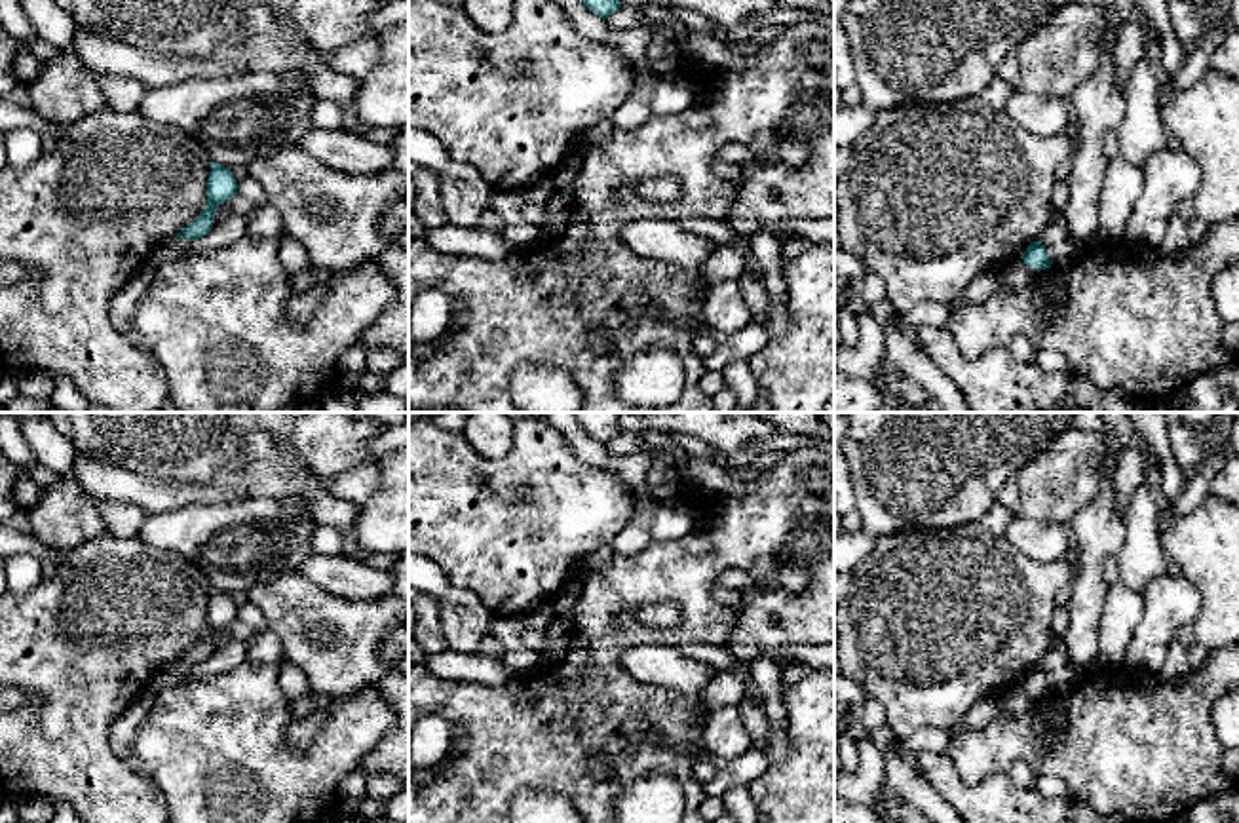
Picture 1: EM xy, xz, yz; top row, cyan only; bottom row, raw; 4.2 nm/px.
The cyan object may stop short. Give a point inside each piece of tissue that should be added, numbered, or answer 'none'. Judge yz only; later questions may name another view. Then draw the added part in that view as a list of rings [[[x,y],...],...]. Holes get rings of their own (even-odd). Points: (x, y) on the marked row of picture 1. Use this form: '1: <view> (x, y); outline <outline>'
none

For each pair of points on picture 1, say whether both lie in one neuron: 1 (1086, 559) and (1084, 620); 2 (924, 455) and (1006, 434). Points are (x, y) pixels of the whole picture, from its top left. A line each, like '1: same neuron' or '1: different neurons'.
1: same neuron
2: same neuron

